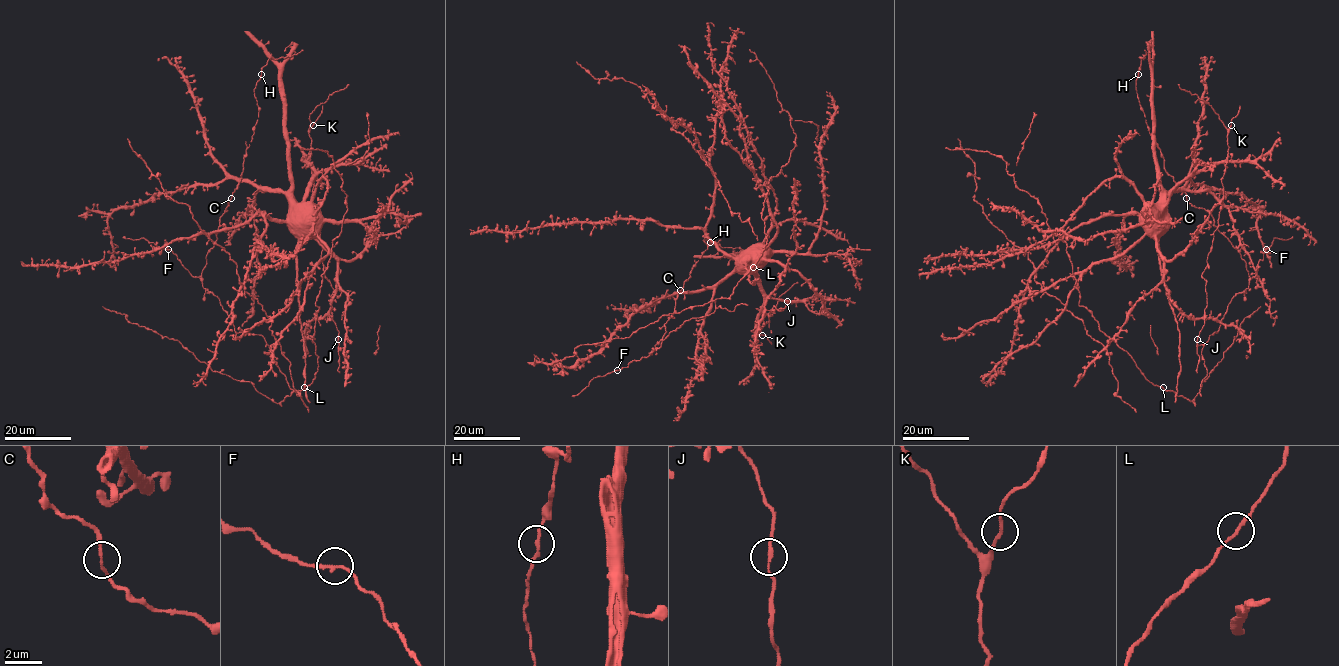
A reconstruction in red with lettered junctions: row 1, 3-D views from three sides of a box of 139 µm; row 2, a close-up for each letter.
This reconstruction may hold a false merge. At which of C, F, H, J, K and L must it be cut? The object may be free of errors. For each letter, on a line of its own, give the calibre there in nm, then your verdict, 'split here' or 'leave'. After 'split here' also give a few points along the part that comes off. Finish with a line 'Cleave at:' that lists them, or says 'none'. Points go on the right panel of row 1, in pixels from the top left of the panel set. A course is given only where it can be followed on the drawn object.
C: calibre 130 nm; leave
F: calibre 170 nm; leave
H: calibre 150 nm; leave
J: calibre 160 nm; leave
K: calibre 160 nm; leave
L: calibre 180 nm; leave
Cleave at: none

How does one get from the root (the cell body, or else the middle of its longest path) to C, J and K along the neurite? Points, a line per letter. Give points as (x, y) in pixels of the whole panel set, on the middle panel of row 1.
C: (756, 251), (740, 263), (730, 257), (740, 248), (703, 240), (707, 249), (680, 291)
J: (756, 251), (750, 252), (750, 269), (763, 293), (756, 330), (769, 322), (774, 306), (782, 311), (787, 301)
K: (756, 251), (754, 248), (750, 252), (750, 269), (763, 293), (763, 307), (758, 313), (756, 329), (762, 335)

